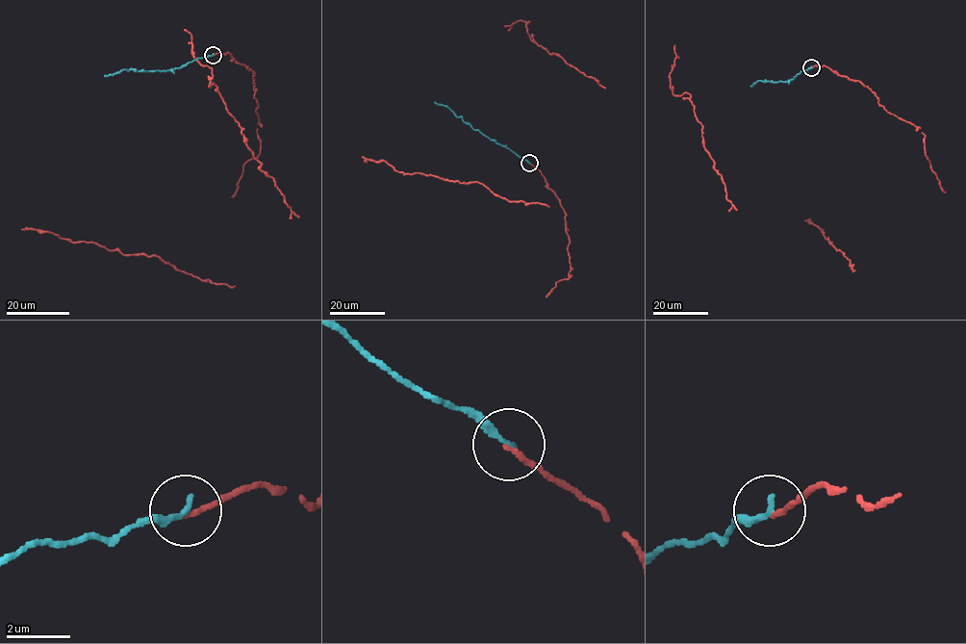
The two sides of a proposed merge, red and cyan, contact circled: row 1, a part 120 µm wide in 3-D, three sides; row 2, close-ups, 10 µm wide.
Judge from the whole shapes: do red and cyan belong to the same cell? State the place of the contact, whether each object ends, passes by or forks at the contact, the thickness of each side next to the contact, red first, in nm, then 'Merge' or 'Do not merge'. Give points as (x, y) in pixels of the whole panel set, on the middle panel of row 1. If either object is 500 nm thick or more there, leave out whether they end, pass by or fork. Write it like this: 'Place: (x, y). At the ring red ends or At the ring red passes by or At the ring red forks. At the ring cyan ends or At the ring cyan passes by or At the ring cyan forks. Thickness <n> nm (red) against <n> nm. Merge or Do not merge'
Place: (529, 163). At the ring red ends. At the ring cyan ends. Thickness 160 nm (red) against 220 nm. Merge

